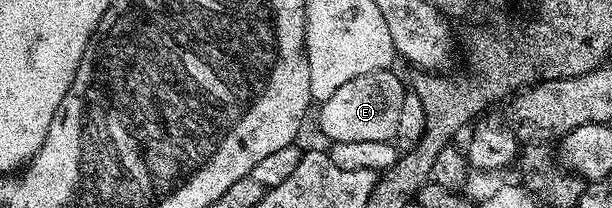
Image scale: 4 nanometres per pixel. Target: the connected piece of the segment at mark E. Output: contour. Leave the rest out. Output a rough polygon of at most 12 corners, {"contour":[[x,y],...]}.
{"contour":[[395,71],[350,78],[319,105],[328,142],[386,142],[406,91]]}

